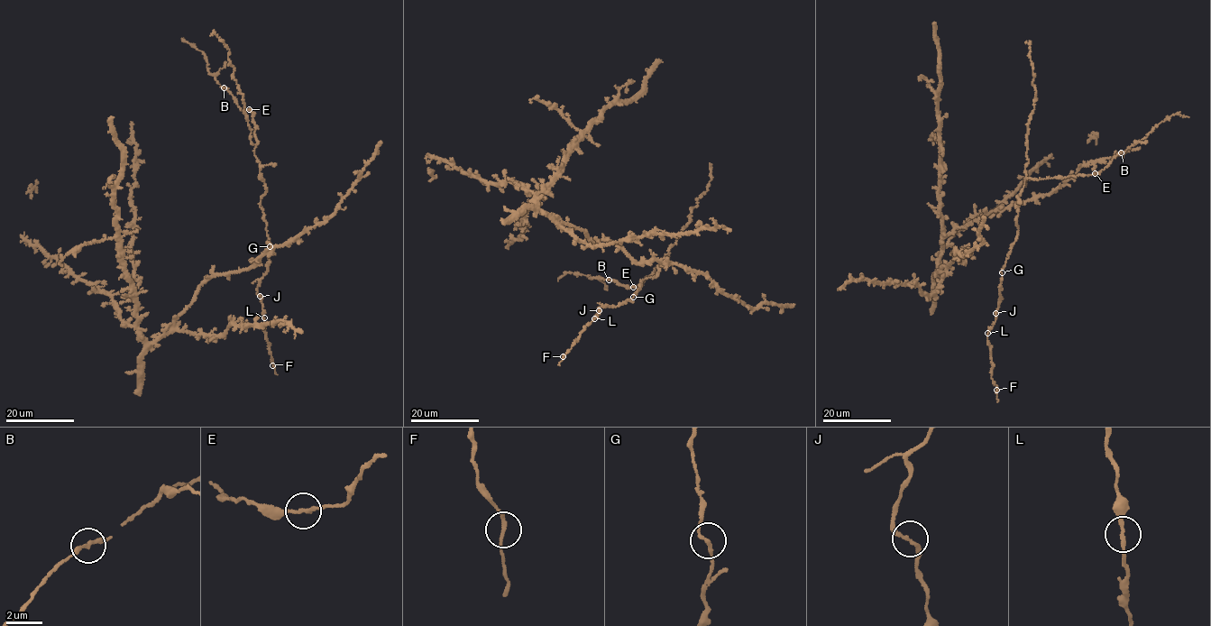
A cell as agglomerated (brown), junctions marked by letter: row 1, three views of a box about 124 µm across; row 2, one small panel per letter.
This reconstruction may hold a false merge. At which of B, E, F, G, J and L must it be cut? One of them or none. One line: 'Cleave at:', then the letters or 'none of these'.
Cleave at: none of these

